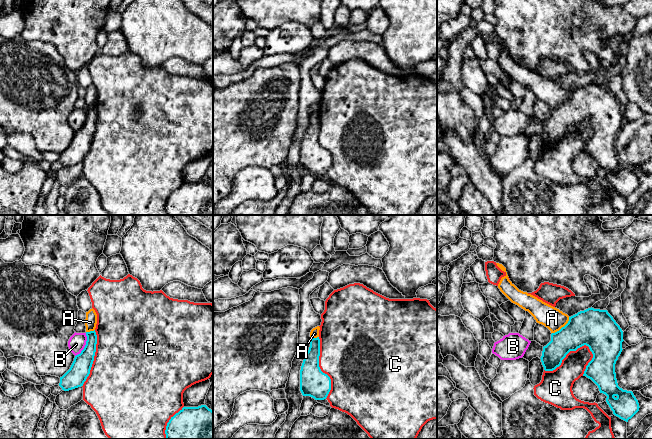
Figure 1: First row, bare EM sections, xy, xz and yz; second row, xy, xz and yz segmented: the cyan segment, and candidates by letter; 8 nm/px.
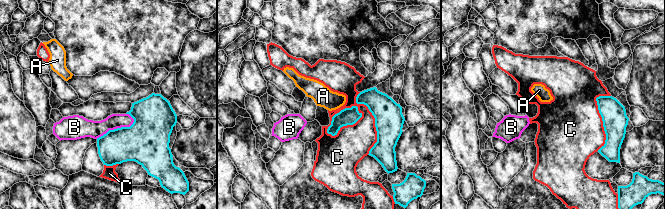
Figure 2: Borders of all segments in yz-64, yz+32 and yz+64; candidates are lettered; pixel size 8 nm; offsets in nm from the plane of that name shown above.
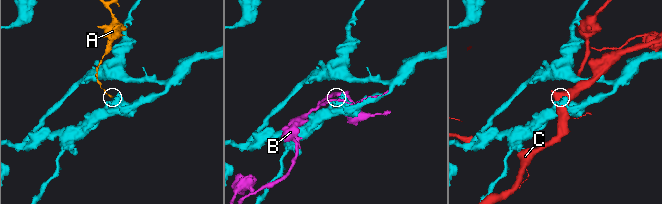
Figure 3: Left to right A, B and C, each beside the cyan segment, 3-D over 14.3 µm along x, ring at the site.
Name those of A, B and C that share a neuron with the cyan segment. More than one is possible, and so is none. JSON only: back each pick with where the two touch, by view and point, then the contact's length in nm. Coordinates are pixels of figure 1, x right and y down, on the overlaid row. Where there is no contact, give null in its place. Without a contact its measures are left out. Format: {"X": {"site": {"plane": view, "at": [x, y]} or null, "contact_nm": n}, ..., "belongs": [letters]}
{"belongs": []}

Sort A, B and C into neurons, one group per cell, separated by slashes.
A / B / C

